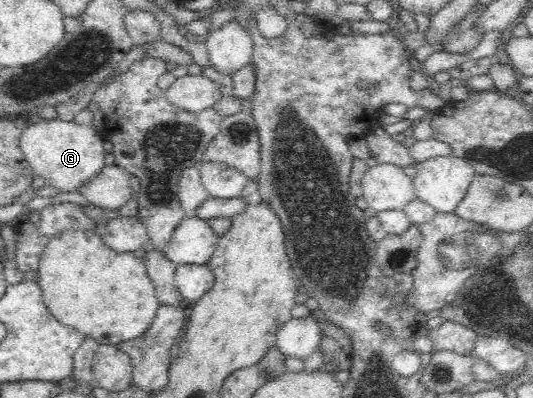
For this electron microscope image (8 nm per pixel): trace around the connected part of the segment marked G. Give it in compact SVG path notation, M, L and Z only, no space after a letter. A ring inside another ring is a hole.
M41 116L40 121L27 125L22 131L20 150L26 156L34 177L44 178L46 186L58 190L58 193L79 193L79 189L106 166L102 136L93 126L78 124L73 120L47 120Z

